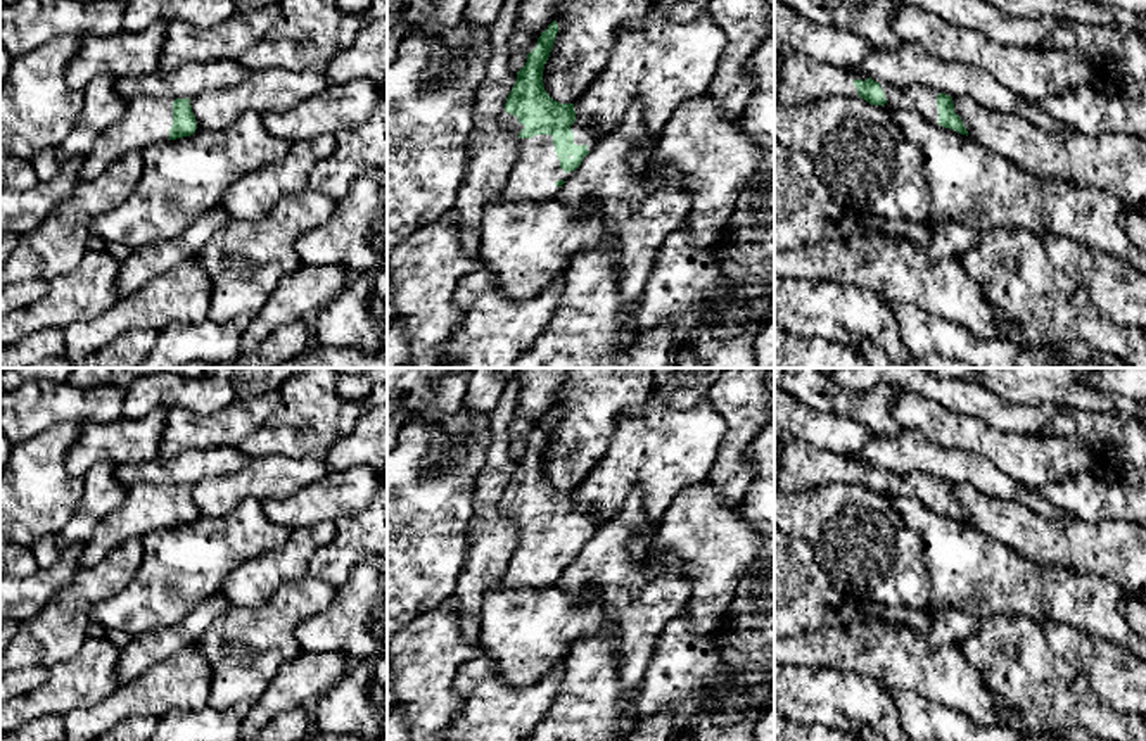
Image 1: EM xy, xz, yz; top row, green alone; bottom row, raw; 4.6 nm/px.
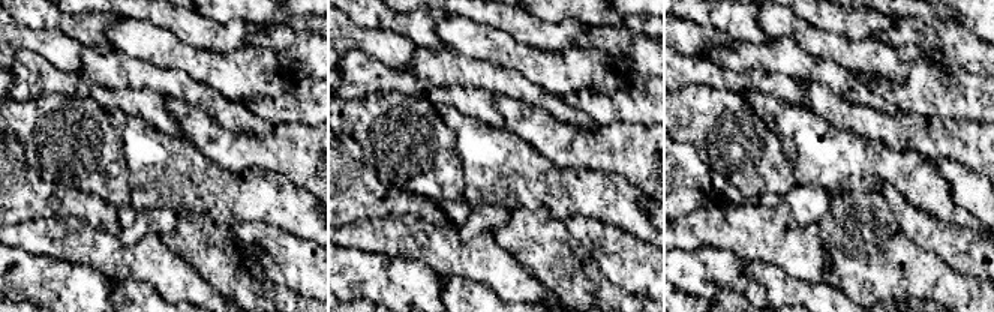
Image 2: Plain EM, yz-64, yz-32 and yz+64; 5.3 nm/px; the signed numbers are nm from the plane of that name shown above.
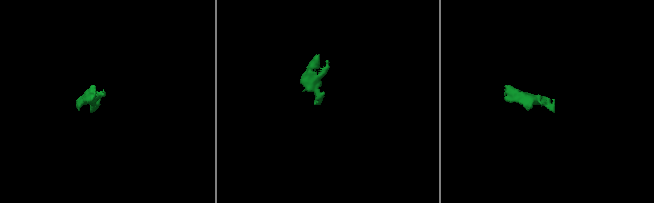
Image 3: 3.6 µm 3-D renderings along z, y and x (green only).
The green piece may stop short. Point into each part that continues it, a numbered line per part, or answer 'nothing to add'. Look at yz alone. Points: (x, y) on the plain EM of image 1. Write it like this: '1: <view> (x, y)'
1: yz (801, 465)
2: yz (923, 487)

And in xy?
1: xy (147, 506)

